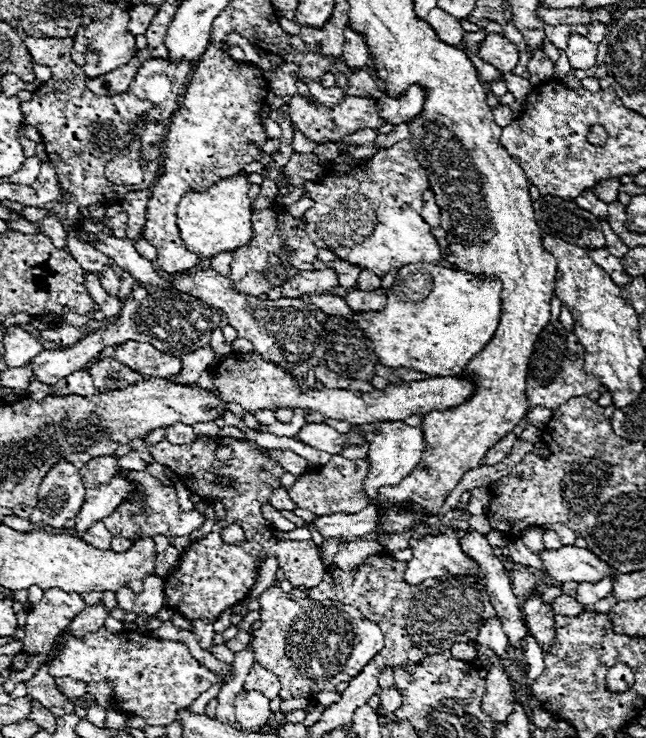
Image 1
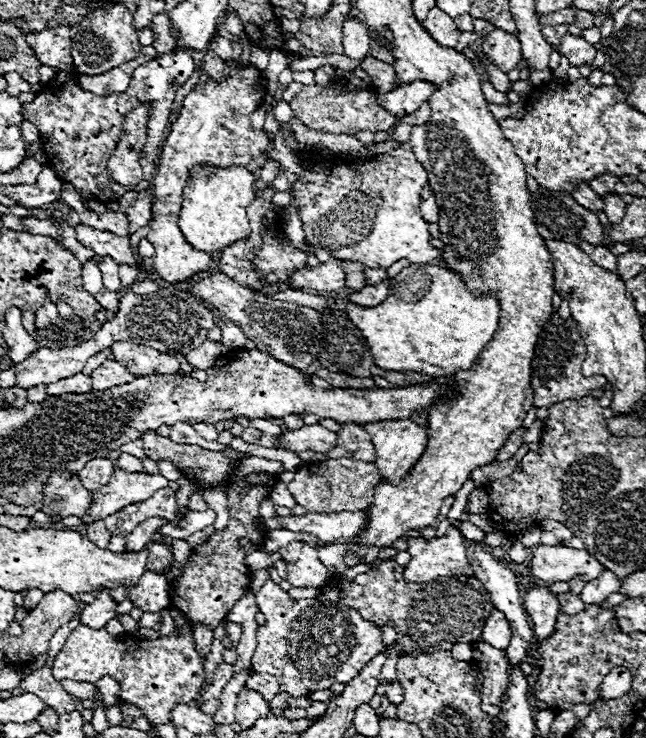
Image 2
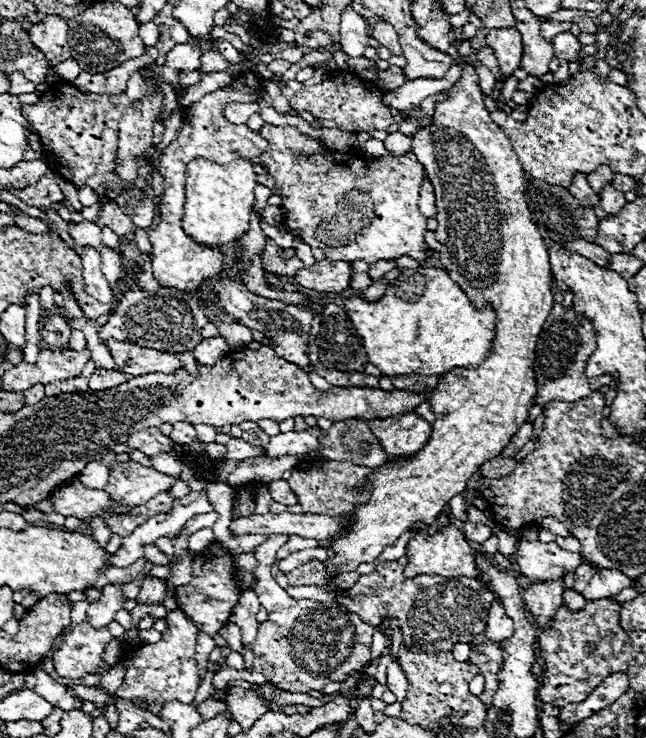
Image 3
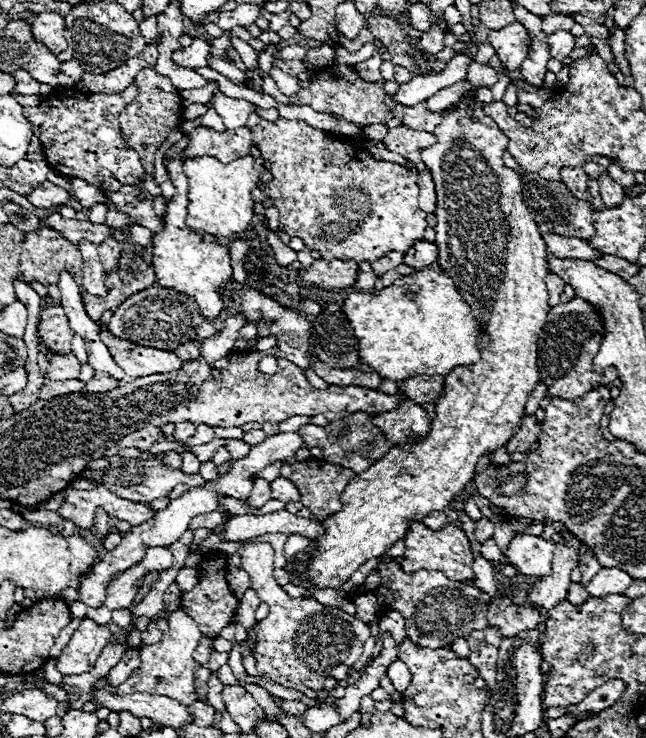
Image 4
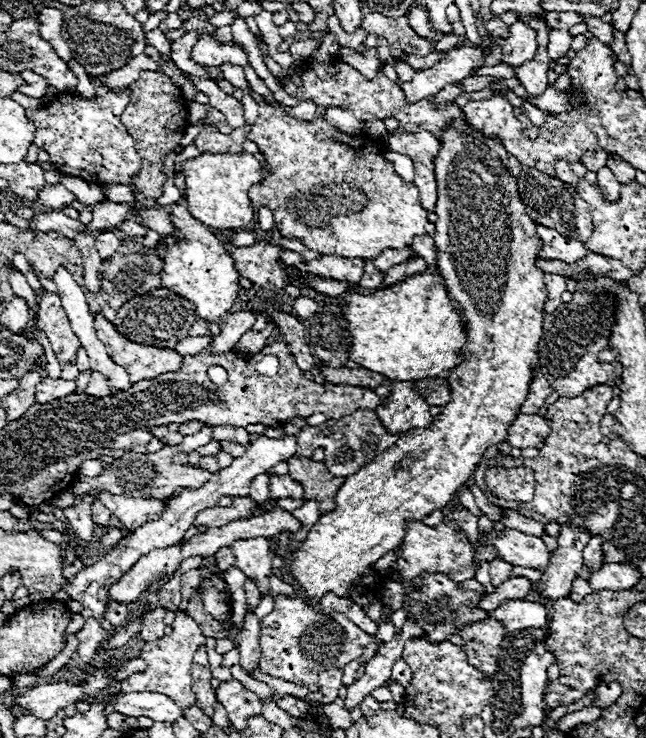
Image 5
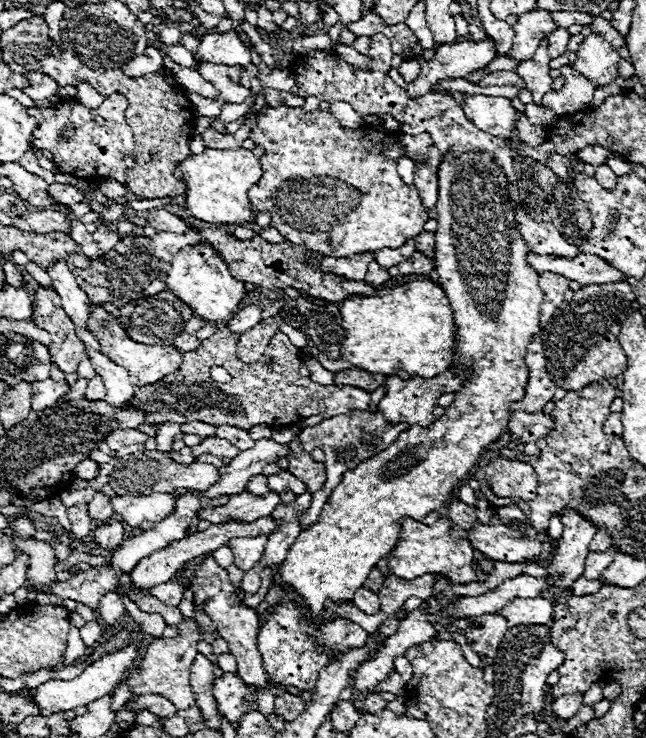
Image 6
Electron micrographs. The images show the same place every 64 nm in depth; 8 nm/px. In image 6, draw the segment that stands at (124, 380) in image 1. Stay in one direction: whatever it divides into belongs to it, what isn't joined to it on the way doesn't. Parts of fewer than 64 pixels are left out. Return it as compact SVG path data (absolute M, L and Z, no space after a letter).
M96 376L96 378L92 378L88 382L88 388L86 388L86 394L84 396L86 396L86 400L104 400L106 388L104 388L100 376Z

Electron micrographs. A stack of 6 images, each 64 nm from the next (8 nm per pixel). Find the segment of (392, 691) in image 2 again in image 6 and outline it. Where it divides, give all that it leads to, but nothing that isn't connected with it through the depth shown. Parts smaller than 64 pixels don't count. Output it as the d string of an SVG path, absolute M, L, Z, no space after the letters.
M396 656L396 660L394 660L394 668L396 668L396 672L402 676L402 680L404 682L408 682L410 678L412 678L412 664L410 664L410 660L406 658L406 656Z

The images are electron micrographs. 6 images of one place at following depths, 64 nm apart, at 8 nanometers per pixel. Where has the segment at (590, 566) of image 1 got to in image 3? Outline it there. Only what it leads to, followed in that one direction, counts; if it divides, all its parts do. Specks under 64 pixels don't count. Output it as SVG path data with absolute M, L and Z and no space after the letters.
M518 540L514 554L514 564L520 566L520 572L532 580L556 580L562 574L576 570L582 564L582 556L562 550L556 542L540 540Z

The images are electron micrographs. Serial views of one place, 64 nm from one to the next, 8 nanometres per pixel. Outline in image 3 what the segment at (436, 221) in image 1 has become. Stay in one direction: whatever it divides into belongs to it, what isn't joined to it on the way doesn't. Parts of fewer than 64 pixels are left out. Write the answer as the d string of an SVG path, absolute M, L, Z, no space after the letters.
M424 178L424 184L420 188L420 204L418 204L418 208L428 218L434 218L436 216L436 196L434 196L432 182L428 178Z

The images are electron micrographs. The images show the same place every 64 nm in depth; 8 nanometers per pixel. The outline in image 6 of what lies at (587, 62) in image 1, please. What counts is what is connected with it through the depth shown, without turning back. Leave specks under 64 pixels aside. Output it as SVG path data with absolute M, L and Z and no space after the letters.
M558 28L548 36L548 54L550 58L556 58L560 54L566 52L566 46L568 46L568 40L570 40L570 34L565 28Z

